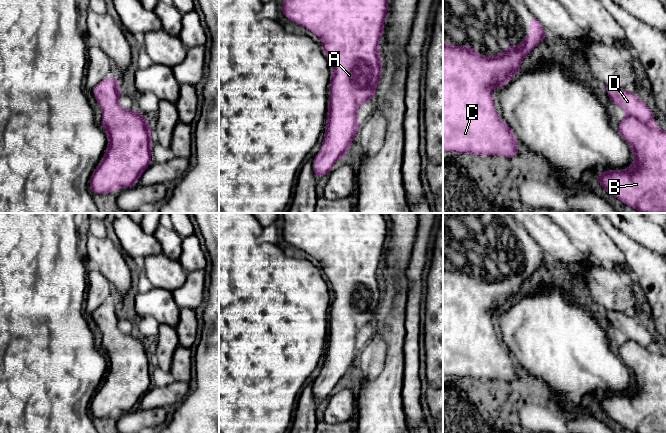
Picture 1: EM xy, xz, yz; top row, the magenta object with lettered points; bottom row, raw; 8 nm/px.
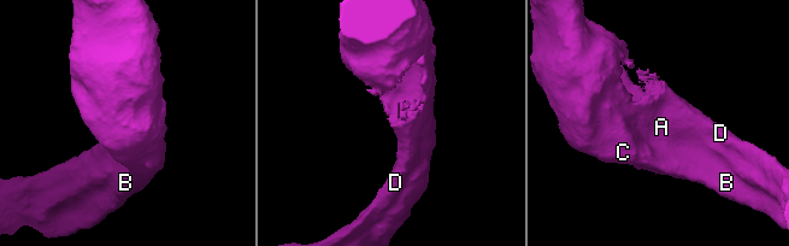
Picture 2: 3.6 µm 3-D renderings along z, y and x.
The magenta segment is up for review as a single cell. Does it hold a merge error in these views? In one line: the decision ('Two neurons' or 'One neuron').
One neuron

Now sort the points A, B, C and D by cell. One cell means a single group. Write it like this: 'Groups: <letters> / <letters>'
Groups: A B C D

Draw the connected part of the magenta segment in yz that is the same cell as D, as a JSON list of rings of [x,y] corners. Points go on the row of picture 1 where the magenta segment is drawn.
[[[607,86],[606,91],[612,103],[627,114],[617,131],[632,148],[633,164],[626,169],[601,172],[595,180],[608,194],[641,213],[666,213],[666,132],[654,124],[652,111],[635,93]]]

